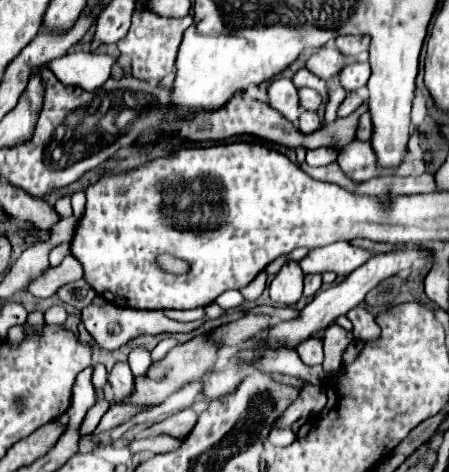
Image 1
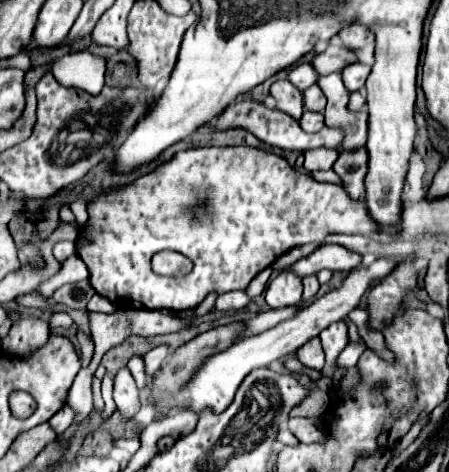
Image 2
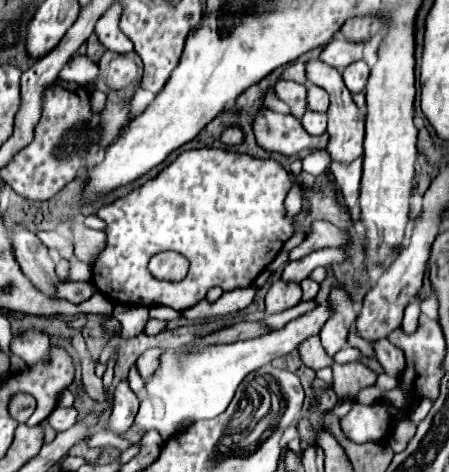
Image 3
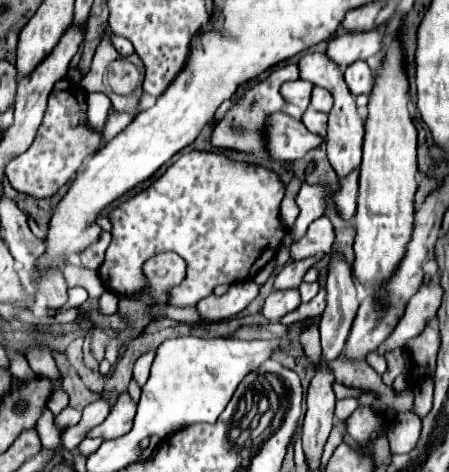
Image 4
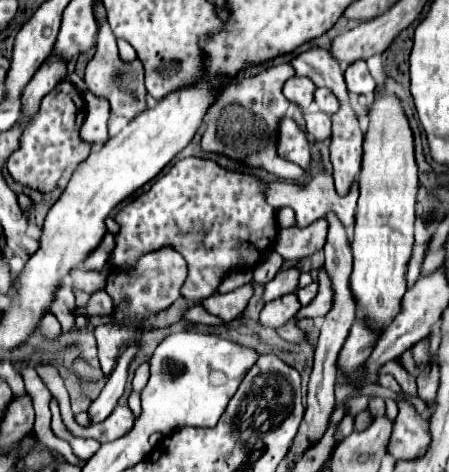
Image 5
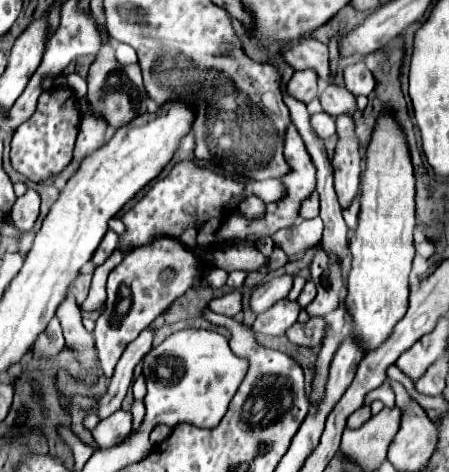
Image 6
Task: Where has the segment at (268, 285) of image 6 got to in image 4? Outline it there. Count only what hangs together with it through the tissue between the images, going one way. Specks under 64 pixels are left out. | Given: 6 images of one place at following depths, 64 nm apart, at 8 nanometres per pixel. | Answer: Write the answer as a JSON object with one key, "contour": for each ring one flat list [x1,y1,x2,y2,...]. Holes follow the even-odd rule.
{"contour":[[310,256,310,258,304,258,300,262,288,262,280,274,276,276,276,282,274,282,274,290,286,290,286,288,298,288,304,274,316,264,320,262,322,256]]}

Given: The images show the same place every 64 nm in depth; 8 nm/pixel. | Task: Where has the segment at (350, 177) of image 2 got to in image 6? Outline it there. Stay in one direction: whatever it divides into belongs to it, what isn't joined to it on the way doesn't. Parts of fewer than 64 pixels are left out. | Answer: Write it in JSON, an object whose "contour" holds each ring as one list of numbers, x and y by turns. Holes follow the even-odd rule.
{"contour":[[260,180,260,182,252,182,252,194,256,194,258,198,262,198,264,202,276,202,284,196,284,186,280,180],[314,190,310,194,310,198,306,198,304,202,300,202,300,220,308,220,308,218,314,218,318,216,318,192],[354,196,352,204,350,204,346,210,342,210,342,216,344,216,344,220,346,220,346,226,348,226,350,230,354,230,354,228,356,228,358,210,360,210,360,202,358,202,358,196]]}

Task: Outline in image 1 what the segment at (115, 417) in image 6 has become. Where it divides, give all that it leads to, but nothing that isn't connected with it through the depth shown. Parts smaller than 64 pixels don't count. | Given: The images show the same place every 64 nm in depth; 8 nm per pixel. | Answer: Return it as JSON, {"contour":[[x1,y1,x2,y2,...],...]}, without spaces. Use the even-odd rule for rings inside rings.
{"contour":[[118,362,108,374,108,384,114,390,114,400,122,402,122,398,130,396,134,388,134,376,130,372,130,366,126,362]]}

